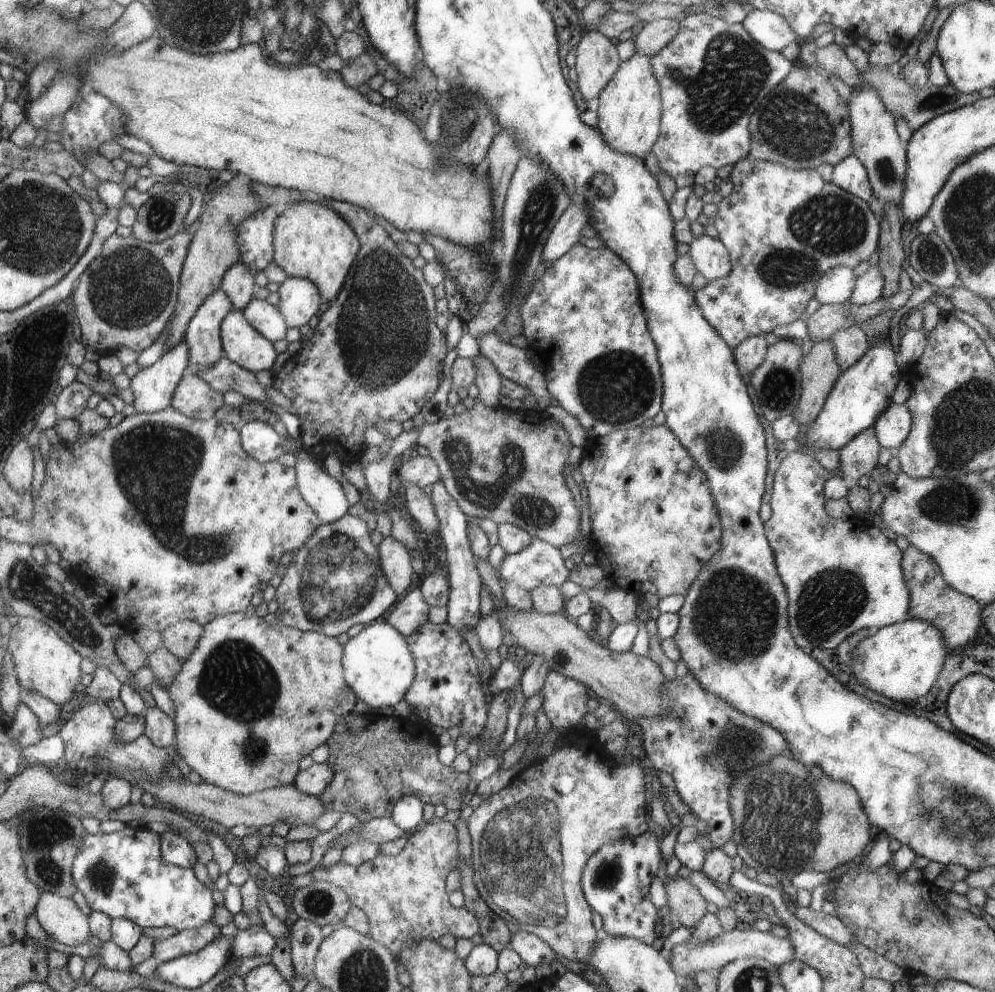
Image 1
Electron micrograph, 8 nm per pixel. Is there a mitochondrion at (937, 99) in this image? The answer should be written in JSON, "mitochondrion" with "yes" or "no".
{"mitochondrion":"yes"}

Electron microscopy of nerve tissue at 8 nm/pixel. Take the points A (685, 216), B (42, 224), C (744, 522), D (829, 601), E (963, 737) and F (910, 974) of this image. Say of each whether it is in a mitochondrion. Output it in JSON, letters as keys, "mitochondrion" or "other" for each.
{"A":"other","B":"mitochondrion","C":"other","D":"mitochondrion","E":"other","F":"other"}

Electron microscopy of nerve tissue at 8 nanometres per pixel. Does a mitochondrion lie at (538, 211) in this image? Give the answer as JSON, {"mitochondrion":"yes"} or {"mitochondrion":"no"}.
{"mitochondrion":"yes"}

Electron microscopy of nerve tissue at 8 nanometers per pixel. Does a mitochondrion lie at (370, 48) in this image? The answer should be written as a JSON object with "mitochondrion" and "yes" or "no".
{"mitochondrion":"no"}

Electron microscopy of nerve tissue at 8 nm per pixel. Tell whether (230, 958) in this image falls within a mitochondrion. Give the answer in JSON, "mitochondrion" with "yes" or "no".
{"mitochondrion":"no"}

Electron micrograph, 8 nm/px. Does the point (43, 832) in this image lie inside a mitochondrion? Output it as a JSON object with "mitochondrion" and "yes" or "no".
{"mitochondrion":"yes"}

